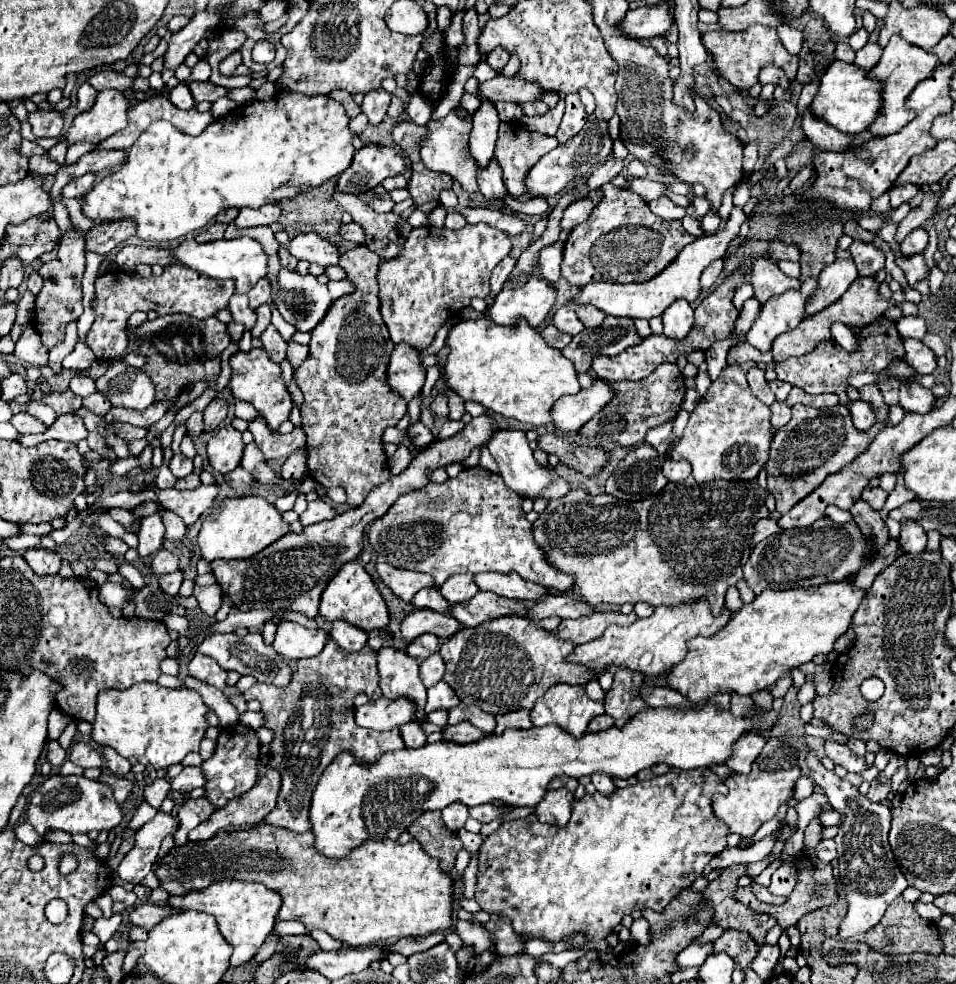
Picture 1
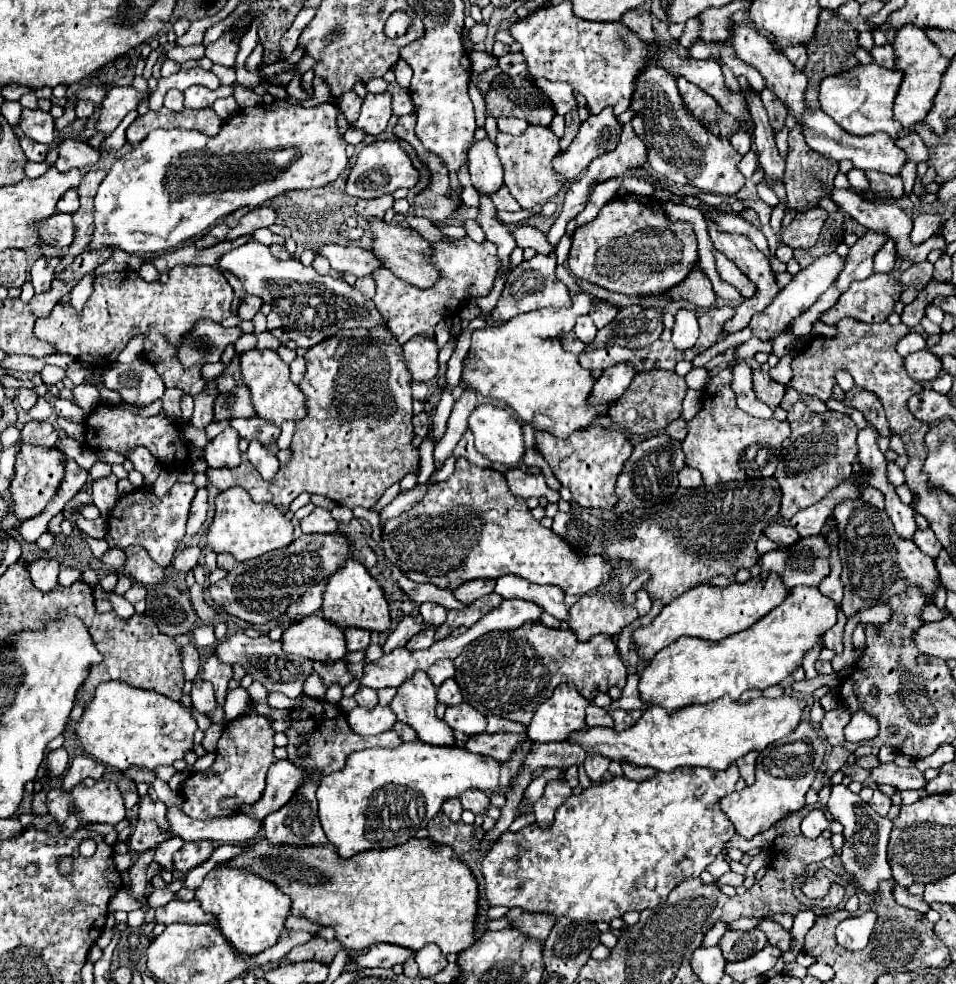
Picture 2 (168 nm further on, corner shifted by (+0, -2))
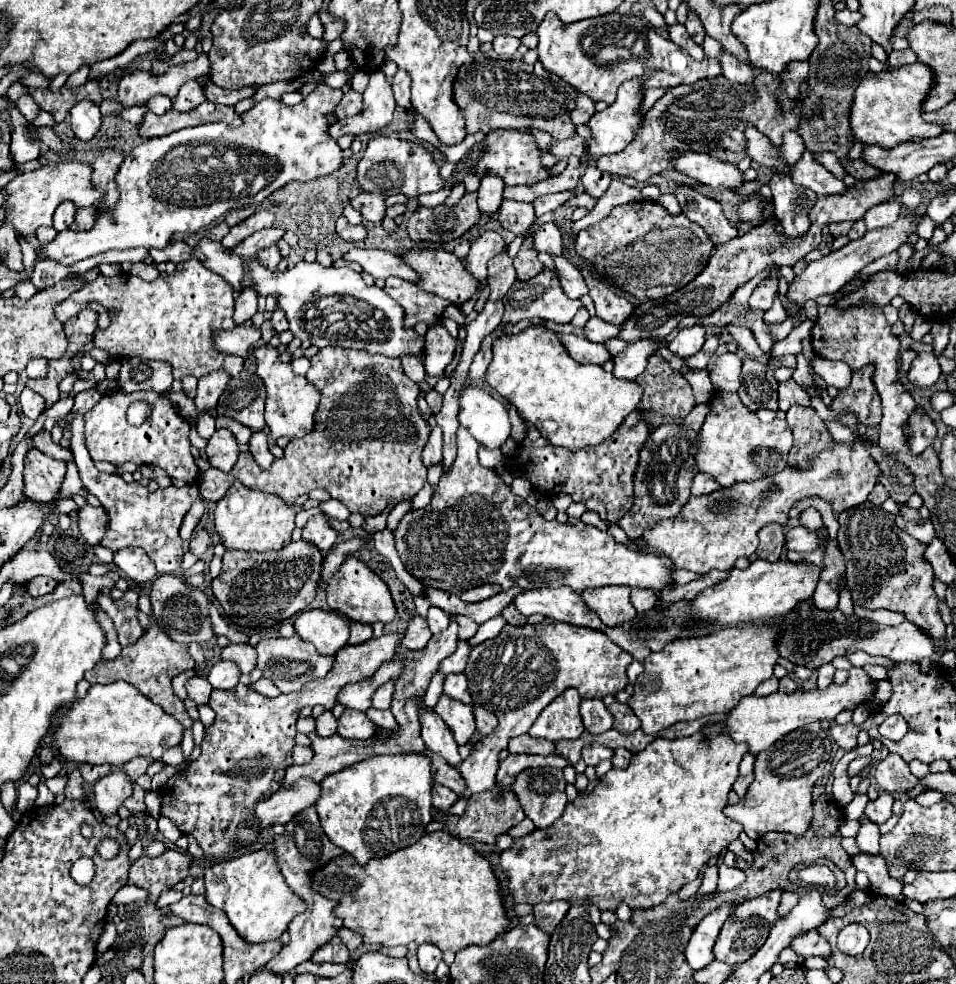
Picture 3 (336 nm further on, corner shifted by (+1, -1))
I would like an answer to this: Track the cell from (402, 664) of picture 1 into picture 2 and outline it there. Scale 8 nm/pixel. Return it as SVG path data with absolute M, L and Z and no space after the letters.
M417 670L409 682L397 688L397 694L389 708L395 712L397 720L409 724L421 742L435 746L453 746L453 730L435 716L435 686L423 670Z

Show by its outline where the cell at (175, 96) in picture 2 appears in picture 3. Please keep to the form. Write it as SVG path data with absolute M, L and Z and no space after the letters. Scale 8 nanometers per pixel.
M156 95L156 97L150 97L150 101L146 101L144 107L156 115L162 115L164 111L172 109L172 99L164 97L164 95Z

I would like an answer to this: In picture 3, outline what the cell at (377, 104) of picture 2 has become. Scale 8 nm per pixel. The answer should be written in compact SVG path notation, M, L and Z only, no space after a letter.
M376 71L370 75L368 89L364 91L364 109L362 113L346 119L344 123L334 123L328 131L334 139L338 139L344 133L350 135L362 135L368 131L376 131L386 127L392 121L392 113L396 109L396 101L392 95L392 87L386 81L382 71Z

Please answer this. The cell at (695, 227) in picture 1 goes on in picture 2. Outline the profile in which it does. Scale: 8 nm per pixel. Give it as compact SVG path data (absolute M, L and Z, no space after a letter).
M713 250L713 256L715 256L715 266L717 266L717 272L721 276L721 280L733 284L745 298L751 298L753 292L755 292L755 286L753 282L737 268L735 262L729 262L729 258L725 258L725 254L721 254L719 250Z

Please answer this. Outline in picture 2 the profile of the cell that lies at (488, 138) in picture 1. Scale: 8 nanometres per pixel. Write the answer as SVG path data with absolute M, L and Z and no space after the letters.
M489 138L477 140L469 150L469 174L473 186L483 194L493 194L503 184L503 166L497 156L497 146Z

